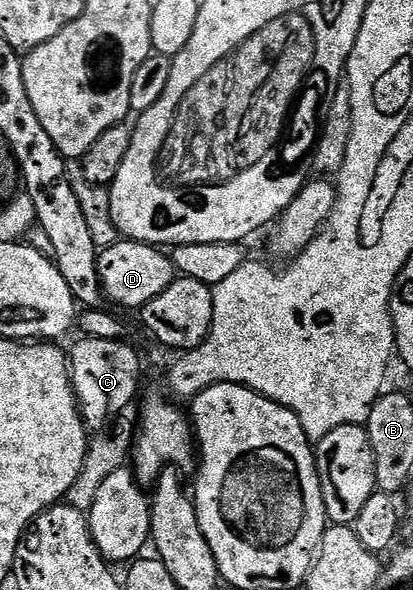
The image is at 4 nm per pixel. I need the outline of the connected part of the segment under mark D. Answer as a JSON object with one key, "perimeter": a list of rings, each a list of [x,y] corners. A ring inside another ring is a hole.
{"perimeter":[[[122,238],[97,256],[97,272],[104,294],[121,307],[142,309],[159,297],[175,280],[172,258],[160,246]]]}

